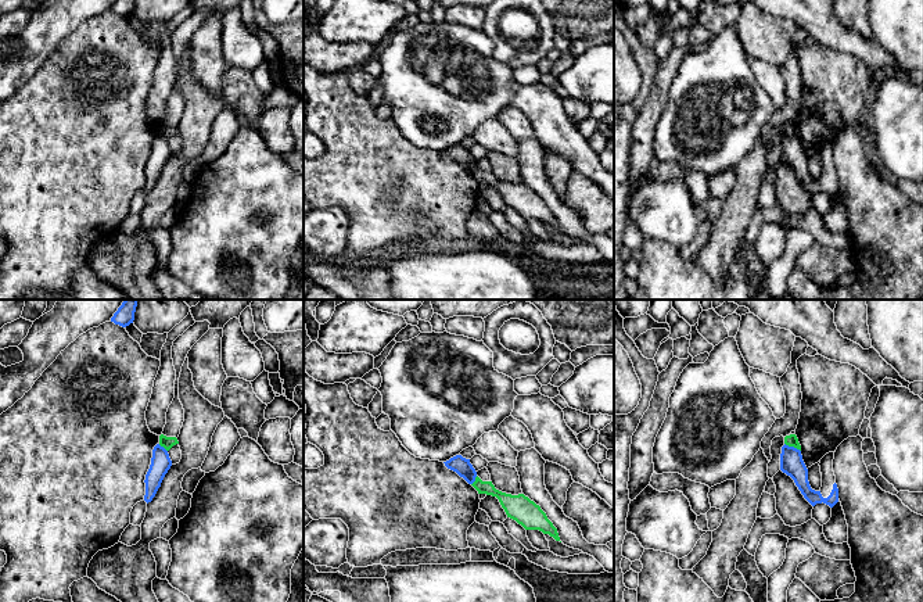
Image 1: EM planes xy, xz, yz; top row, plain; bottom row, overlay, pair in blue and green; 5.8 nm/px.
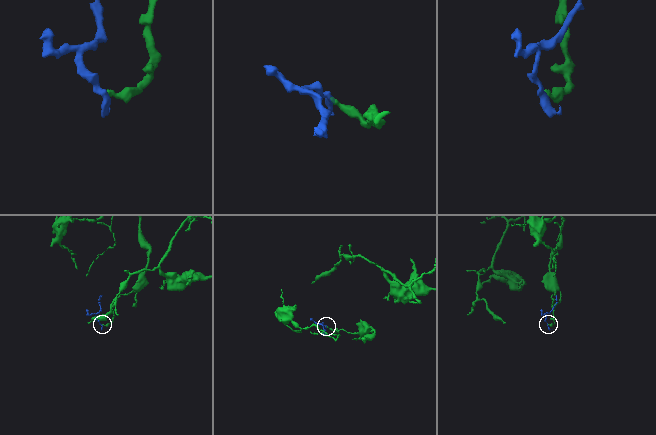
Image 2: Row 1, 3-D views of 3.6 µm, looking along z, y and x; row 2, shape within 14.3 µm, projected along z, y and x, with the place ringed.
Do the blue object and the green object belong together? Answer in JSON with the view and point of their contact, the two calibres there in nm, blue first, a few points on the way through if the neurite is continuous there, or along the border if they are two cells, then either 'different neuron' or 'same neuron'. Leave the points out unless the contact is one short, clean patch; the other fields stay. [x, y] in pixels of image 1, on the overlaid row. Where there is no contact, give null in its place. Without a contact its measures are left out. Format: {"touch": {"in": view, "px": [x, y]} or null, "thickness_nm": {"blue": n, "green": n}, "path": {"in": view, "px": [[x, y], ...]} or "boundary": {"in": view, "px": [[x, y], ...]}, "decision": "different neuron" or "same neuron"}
{"touch": {"in": "yz", "px": [793, 447]}, "thickness_nm": {"blue": 140, "green": 70}, "boundary": {"in": "yz", "px": [[785, 443], [800, 451]]}, "decision": "different neuron"}

